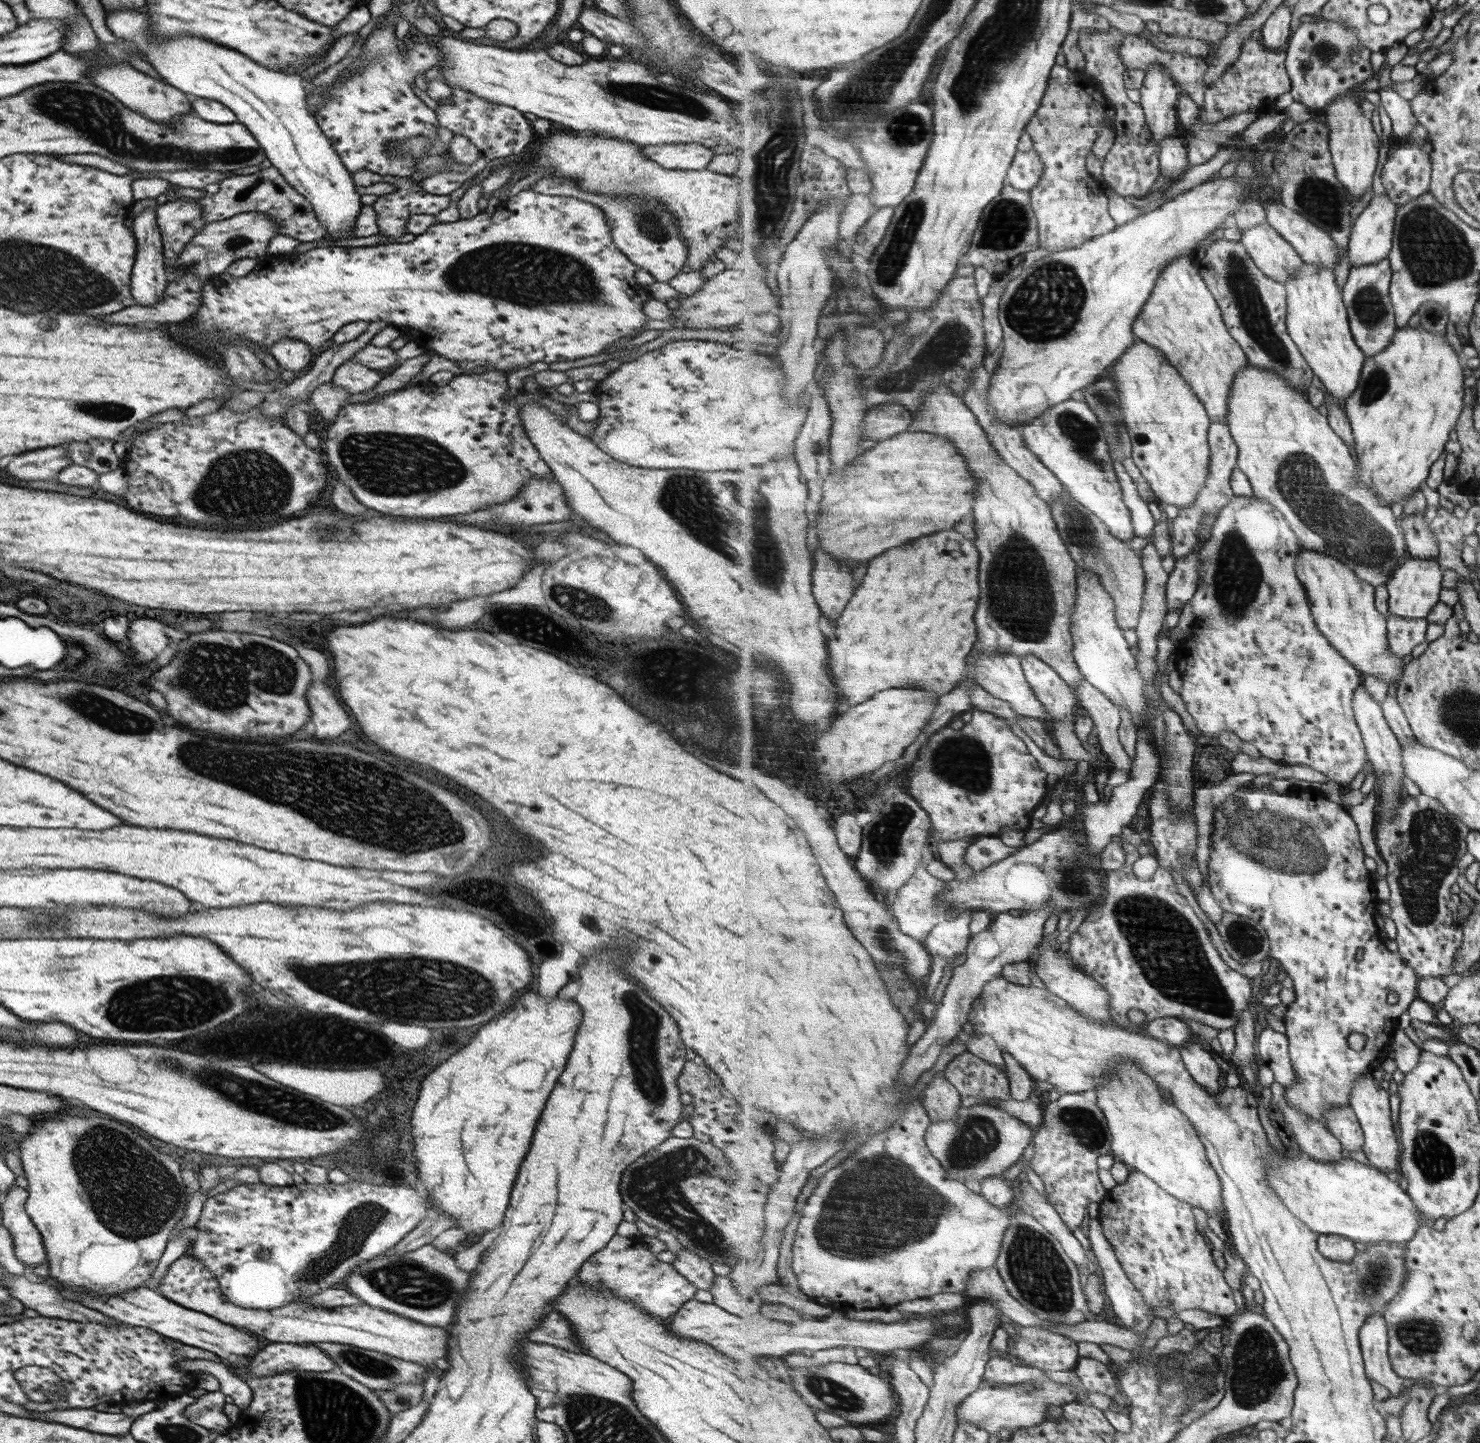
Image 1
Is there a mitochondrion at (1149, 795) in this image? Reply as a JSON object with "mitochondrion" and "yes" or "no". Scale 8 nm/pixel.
{"mitochondrion":"no"}

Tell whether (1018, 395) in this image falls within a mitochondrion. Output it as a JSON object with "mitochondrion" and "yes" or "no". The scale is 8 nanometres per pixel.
{"mitochondrion":"no"}

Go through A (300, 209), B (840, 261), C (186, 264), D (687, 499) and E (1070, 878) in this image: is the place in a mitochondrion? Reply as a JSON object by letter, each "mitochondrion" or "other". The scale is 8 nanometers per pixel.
{"A":"other","B":"other","C":"mitochondrion","D":"mitochondrion","E":"mitochondrion"}

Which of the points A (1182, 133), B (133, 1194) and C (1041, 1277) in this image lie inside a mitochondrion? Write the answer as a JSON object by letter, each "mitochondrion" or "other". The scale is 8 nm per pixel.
{"A":"other","B":"mitochondrion","C":"mitochondrion"}

